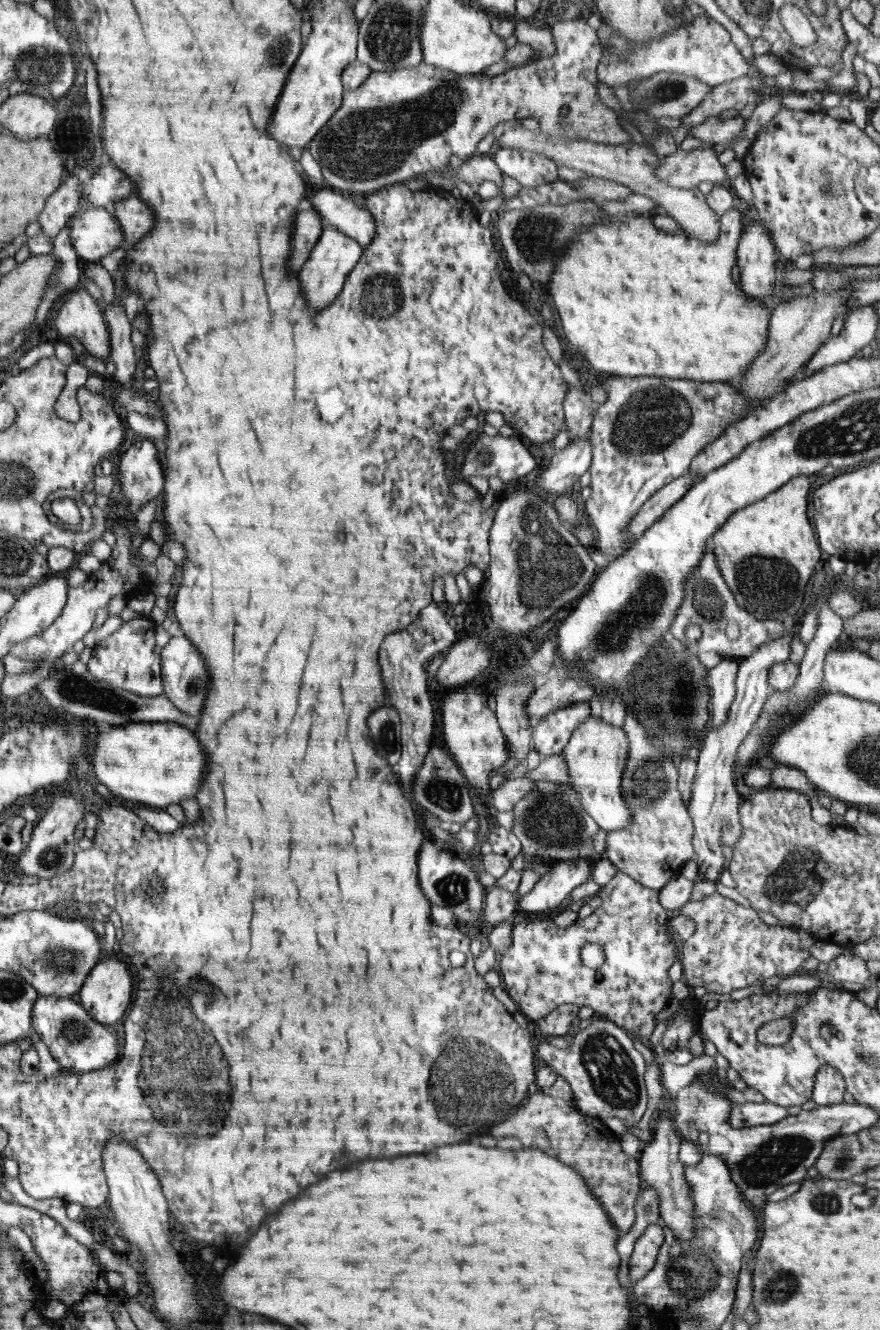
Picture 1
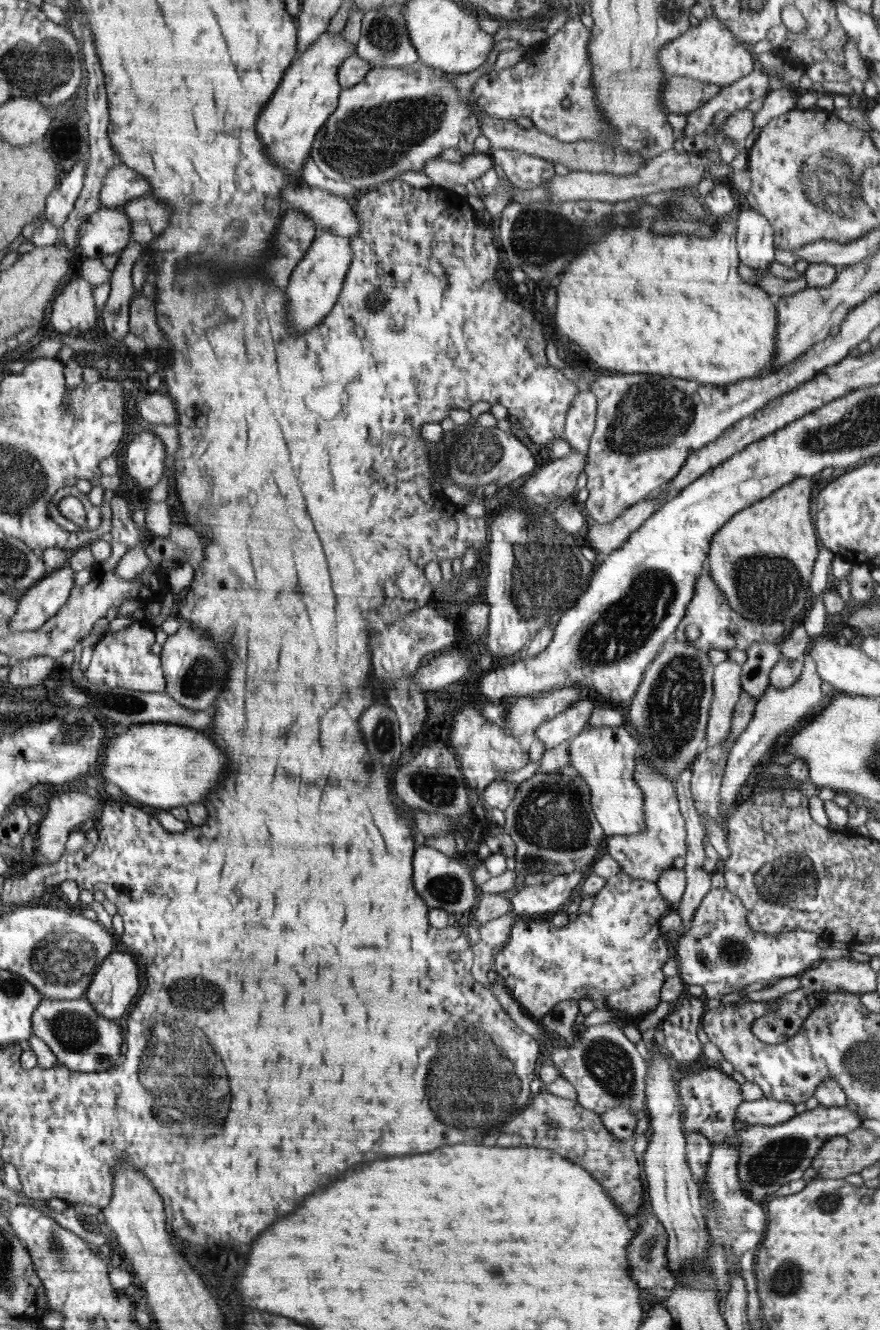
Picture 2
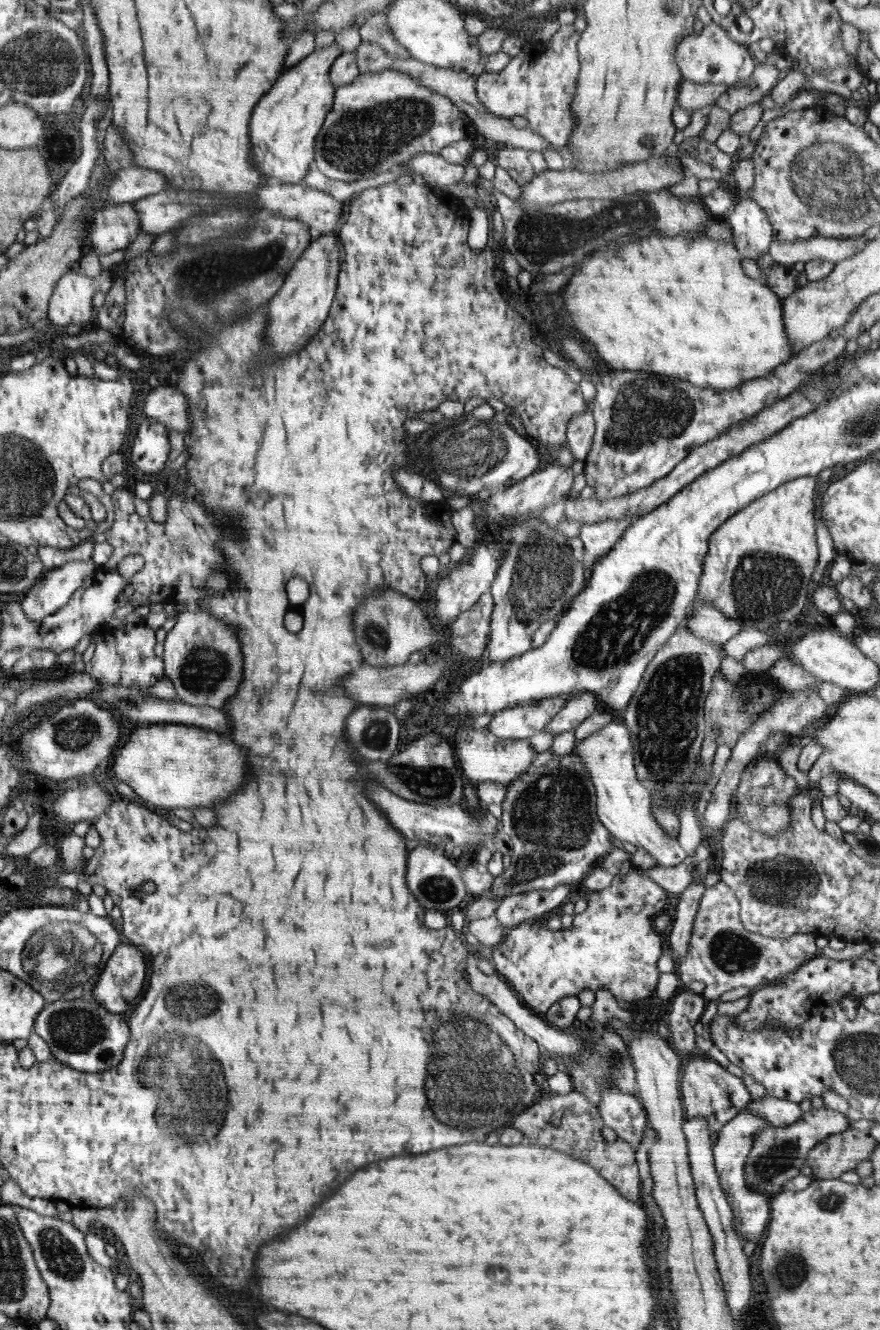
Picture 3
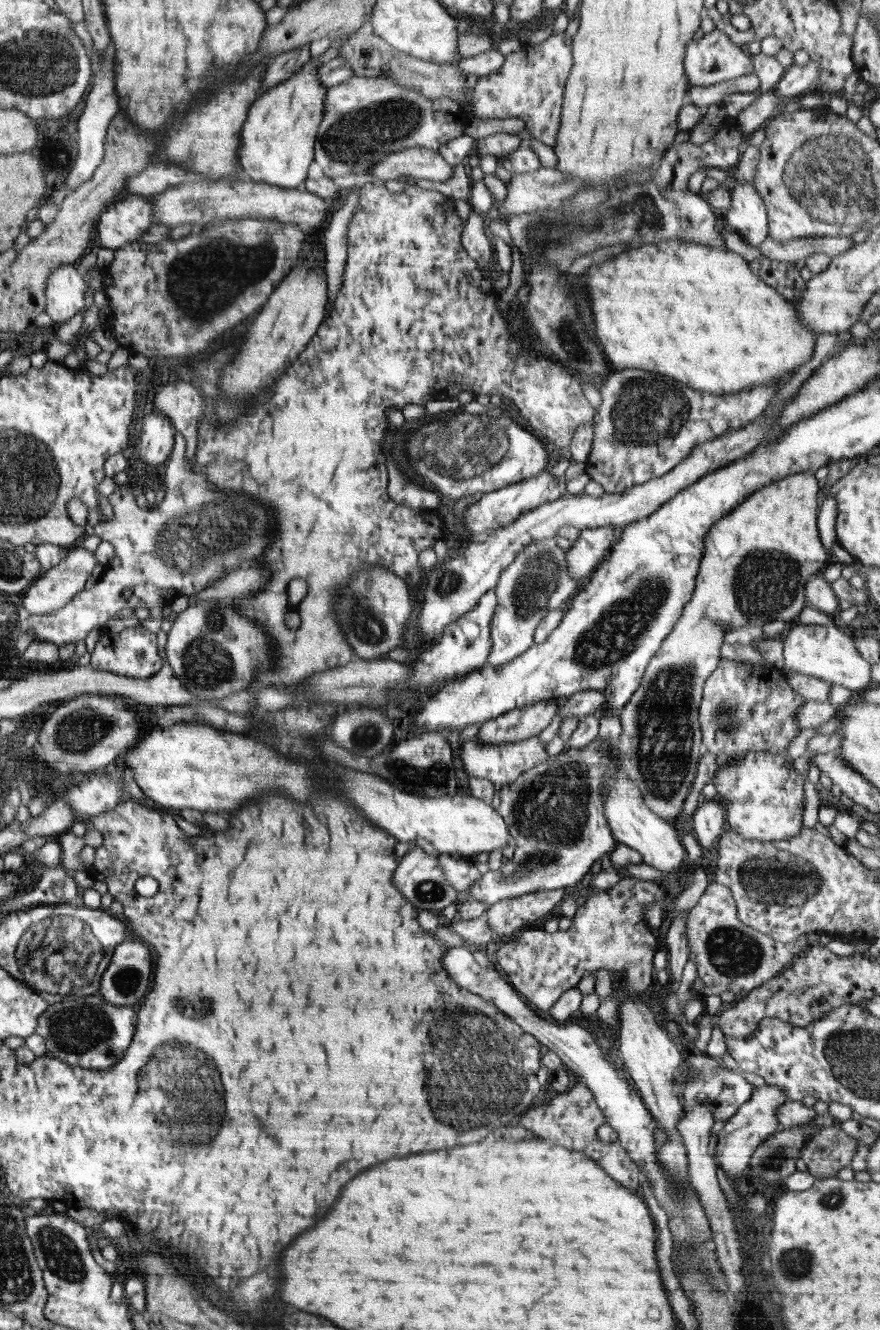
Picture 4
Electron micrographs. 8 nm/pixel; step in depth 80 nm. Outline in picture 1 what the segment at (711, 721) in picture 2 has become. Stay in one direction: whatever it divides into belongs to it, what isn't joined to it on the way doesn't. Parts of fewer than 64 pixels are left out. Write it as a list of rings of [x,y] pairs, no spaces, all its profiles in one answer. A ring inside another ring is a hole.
[[[724,658],[709,670],[709,686],[711,688],[709,727],[716,729],[728,718],[728,713],[736,695],[736,679],[739,664]]]

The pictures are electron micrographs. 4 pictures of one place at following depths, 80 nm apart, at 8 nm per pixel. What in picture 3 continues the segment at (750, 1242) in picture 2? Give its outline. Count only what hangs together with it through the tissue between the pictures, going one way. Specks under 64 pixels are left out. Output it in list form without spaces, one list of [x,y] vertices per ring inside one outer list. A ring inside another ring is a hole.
[[[738,1107],[737,1113],[732,1120],[729,1120],[718,1132],[717,1143],[713,1144],[713,1159],[716,1170],[718,1171],[718,1178],[720,1186],[725,1192],[729,1205],[734,1208],[734,1212],[738,1212],[740,1222],[735,1223],[735,1229],[741,1236],[741,1239],[757,1240],[764,1232],[766,1223],[769,1222],[770,1217],[770,1199],[771,1197],[752,1192],[746,1185],[744,1165],[746,1165],[747,1156],[753,1147],[753,1136],[757,1130],[770,1126],[762,1117],[757,1117],[752,1111]]]

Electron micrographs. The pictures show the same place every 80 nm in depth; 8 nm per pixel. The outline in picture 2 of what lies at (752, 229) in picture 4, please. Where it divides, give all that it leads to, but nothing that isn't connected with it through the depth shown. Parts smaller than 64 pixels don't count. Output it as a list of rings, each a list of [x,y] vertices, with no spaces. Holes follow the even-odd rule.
[[[742,207],[736,216],[736,242],[739,262],[750,266],[759,275],[775,260],[773,228],[762,214],[751,207]]]

